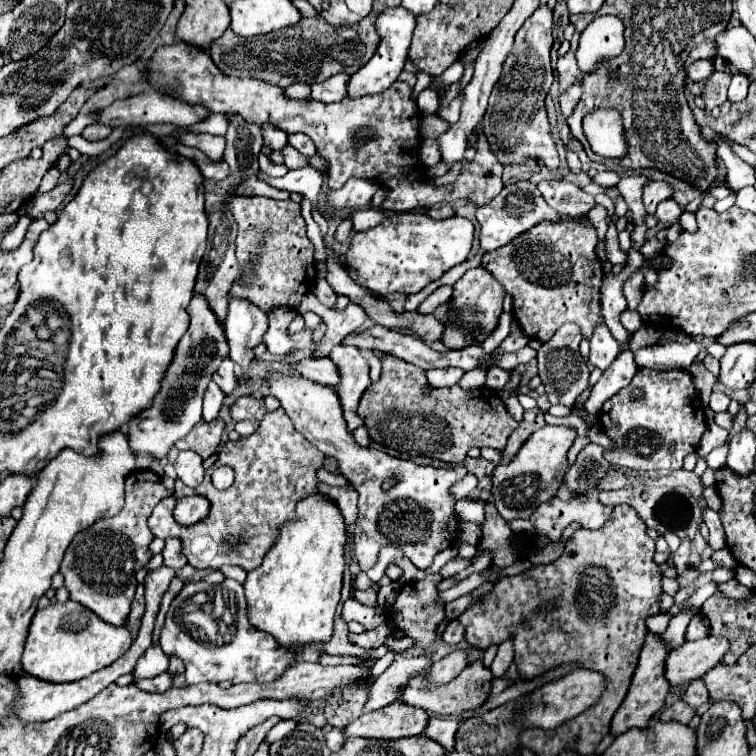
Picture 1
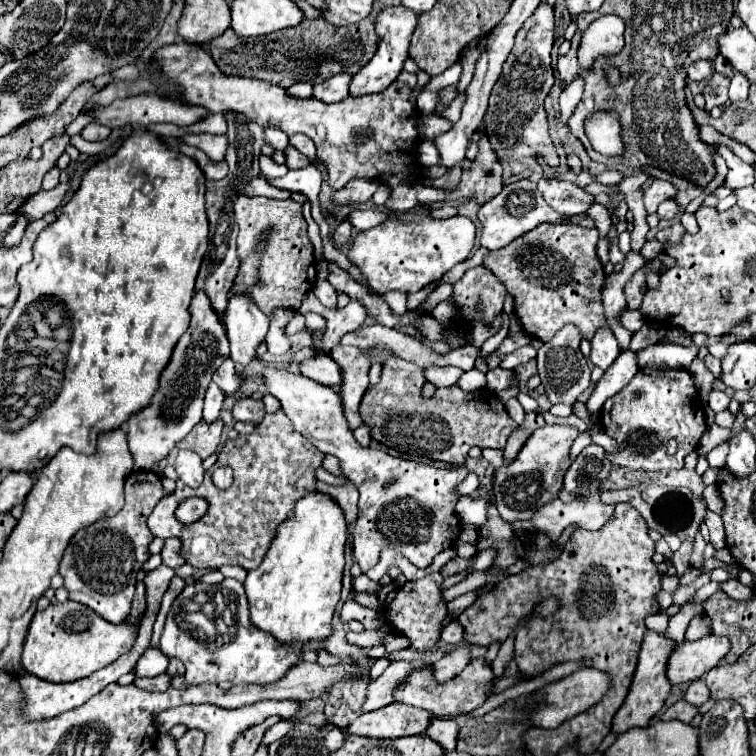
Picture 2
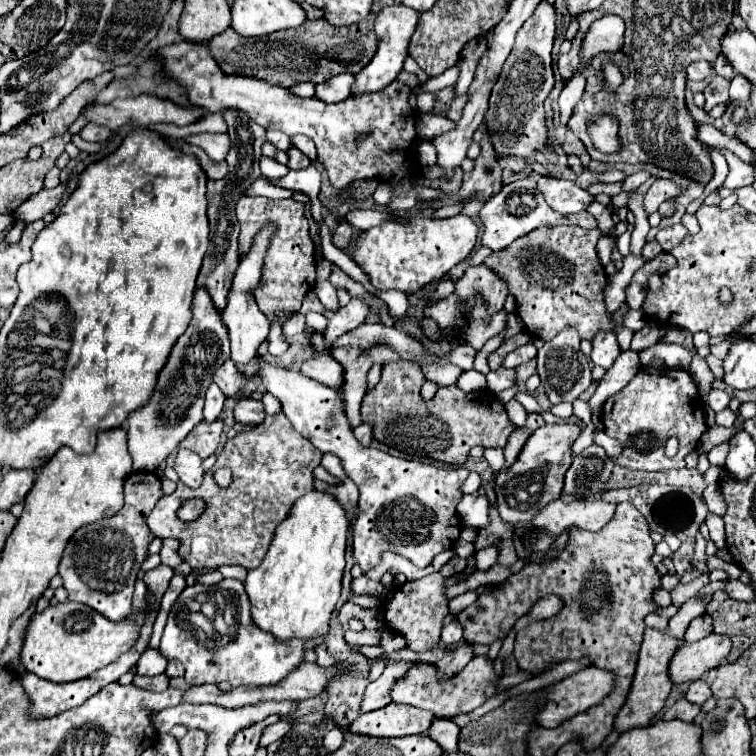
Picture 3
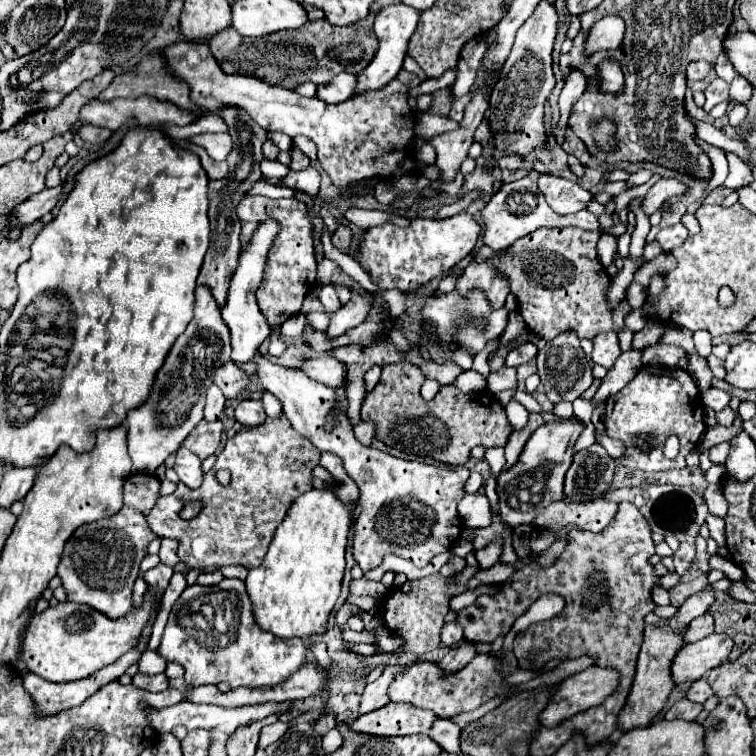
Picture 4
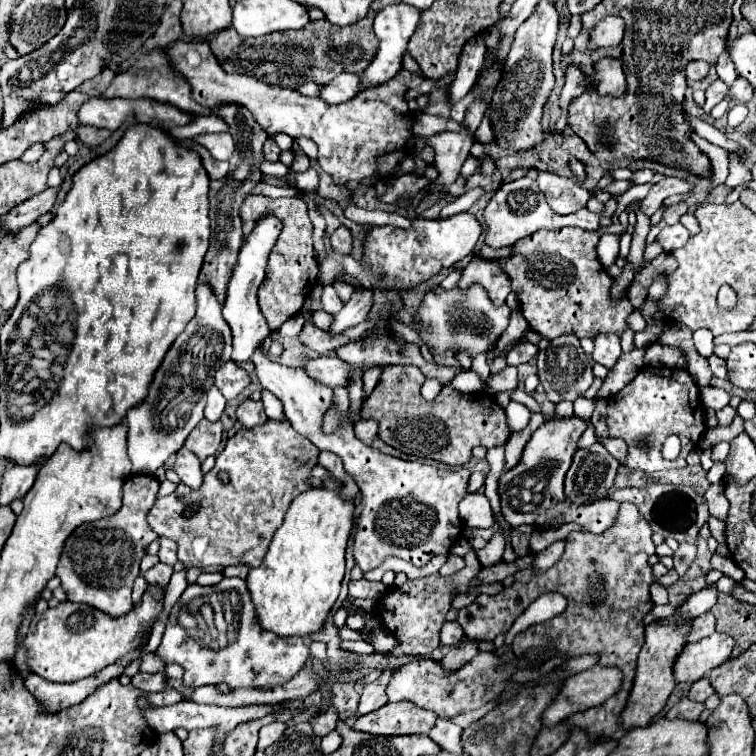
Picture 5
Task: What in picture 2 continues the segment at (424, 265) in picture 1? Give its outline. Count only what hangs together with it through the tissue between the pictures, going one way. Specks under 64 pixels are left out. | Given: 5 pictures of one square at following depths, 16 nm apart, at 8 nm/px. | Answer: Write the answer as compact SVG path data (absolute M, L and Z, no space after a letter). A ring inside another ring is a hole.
M416 210L392 214L380 226L358 232L346 256L360 270L360 284L372 288L376 294L386 294L390 290L412 294L442 278L452 266L464 262L474 246L474 238L476 226L464 216L434 220Z

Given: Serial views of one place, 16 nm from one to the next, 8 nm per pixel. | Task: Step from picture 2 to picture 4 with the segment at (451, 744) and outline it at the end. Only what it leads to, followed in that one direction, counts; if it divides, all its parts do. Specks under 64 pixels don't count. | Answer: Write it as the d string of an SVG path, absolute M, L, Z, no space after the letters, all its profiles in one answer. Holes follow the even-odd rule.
M436 718L432 724L428 736L440 744L446 752L460 752L460 726L456 726L452 720Z

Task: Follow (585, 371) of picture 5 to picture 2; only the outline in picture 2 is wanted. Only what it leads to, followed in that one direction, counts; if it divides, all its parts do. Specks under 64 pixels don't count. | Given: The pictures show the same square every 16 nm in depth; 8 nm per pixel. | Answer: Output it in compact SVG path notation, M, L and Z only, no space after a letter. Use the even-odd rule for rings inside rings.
M566 324L556 332L552 340L542 344L538 350L538 376L546 388L546 396L552 404L574 404L576 398L588 388L590 384L590 368L588 360L580 354L580 330L574 324Z

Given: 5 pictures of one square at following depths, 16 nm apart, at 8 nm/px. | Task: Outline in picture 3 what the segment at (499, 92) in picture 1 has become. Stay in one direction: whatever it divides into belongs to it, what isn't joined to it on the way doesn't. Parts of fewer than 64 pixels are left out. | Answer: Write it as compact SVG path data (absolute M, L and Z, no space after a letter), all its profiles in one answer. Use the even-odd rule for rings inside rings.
M540 2L536 12L522 24L520 32L516 34L514 48L508 60L504 62L500 80L492 88L490 108L484 116L490 142L498 158L524 160L534 152L542 152L548 156L550 164L556 164L556 152L550 144L546 114L544 114L544 100L554 86L554 74L550 64L554 32L556 32L556 12L548 2Z

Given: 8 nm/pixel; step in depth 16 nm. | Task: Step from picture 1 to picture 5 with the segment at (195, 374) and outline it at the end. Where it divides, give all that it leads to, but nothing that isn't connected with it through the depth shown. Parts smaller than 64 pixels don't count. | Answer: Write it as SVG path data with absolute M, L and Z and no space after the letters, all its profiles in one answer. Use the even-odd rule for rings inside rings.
M198 284L196 308L200 308L200 314L188 322L186 330L168 350L154 376L148 398L140 406L132 408L126 416L128 456L132 460L134 474L154 474L172 454L182 448L186 436L204 418L206 392L214 384L216 368L230 360L232 334L222 318L222 304L216 300L208 284Z

